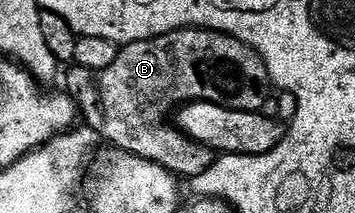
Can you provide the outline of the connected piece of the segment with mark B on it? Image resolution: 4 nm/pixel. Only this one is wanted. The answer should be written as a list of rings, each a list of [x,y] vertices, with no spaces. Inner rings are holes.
[[[186,27],[153,39],[121,46],[118,57],[114,57],[114,65],[99,73],[90,69],[72,69],[68,75],[66,91],[76,104],[82,119],[106,142],[113,143],[117,152],[154,161],[154,165],[162,165],[162,169],[170,174],[190,181],[210,169],[214,152],[184,134],[179,126],[172,124],[171,127],[168,124],[168,114],[172,110],[173,114],[185,103],[217,103],[235,111],[263,112],[267,108],[264,106],[268,103],[268,89],[270,90],[270,80],[267,67],[259,53],[253,51],[250,45],[221,31]]]

